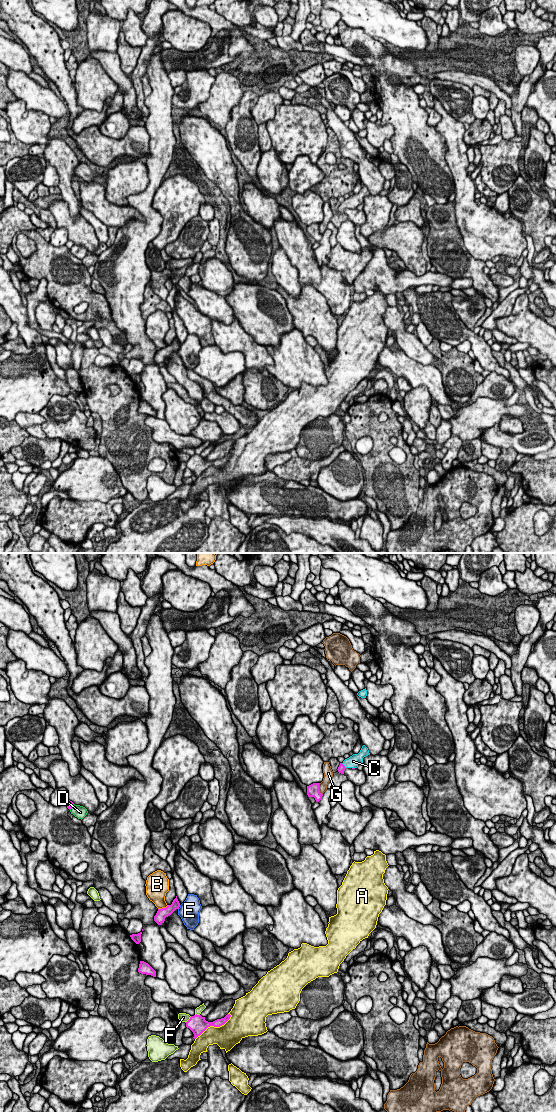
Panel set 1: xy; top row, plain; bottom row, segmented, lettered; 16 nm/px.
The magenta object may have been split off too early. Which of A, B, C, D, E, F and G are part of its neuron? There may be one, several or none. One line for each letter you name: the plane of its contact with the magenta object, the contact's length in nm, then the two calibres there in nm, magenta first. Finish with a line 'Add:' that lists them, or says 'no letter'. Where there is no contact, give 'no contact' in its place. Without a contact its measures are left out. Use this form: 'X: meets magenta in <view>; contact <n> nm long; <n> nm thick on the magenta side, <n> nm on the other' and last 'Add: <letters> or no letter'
C: meets magenta in xy; contact 120 nm long; 120 nm thick on the magenta side, 200 nm on the other
Add: C

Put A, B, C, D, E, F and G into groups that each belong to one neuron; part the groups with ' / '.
A / B / C / D / E / F / G

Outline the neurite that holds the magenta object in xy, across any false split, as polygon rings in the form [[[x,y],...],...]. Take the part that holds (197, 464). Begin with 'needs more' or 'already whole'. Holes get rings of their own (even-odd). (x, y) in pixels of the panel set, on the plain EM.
already whole; [[[227,454],[224,458],[217,459],[213,462],[208,462],[205,460],[205,457],[202,457],[201,455],[194,455],[191,456],[190,459],[185,462],[186,467],[189,468],[193,474],[194,479],[196,479],[198,476],[200,476],[208,467],[214,466],[214,467],[220,467],[224,465],[229,459],[231,455]]]

